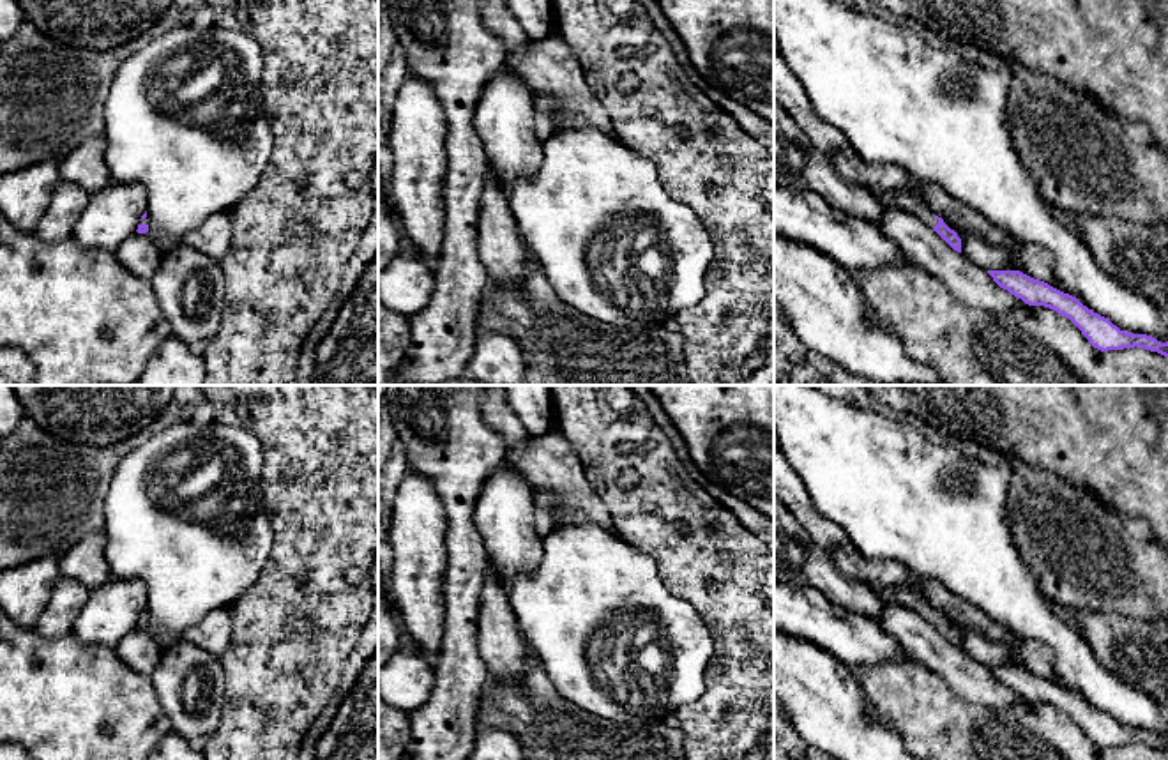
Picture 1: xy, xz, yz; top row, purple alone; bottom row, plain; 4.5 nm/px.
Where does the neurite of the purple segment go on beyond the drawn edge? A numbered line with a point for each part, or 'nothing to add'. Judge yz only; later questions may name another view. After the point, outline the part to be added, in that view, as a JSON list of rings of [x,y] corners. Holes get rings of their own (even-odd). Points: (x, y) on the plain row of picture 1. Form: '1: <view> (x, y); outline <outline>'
1: yz (905, 596); outline [[[882,587],[878,594],[889,604],[903,604],[914,608],[931,624],[938,620],[938,615],[929,608],[929,604],[922,599],[922,596],[908,587]]]

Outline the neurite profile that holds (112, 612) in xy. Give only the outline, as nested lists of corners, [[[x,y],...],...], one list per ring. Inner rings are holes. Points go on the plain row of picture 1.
[[[110,578],[90,590],[74,622],[72,635],[85,643],[117,647],[147,608],[147,589],[140,580]]]

